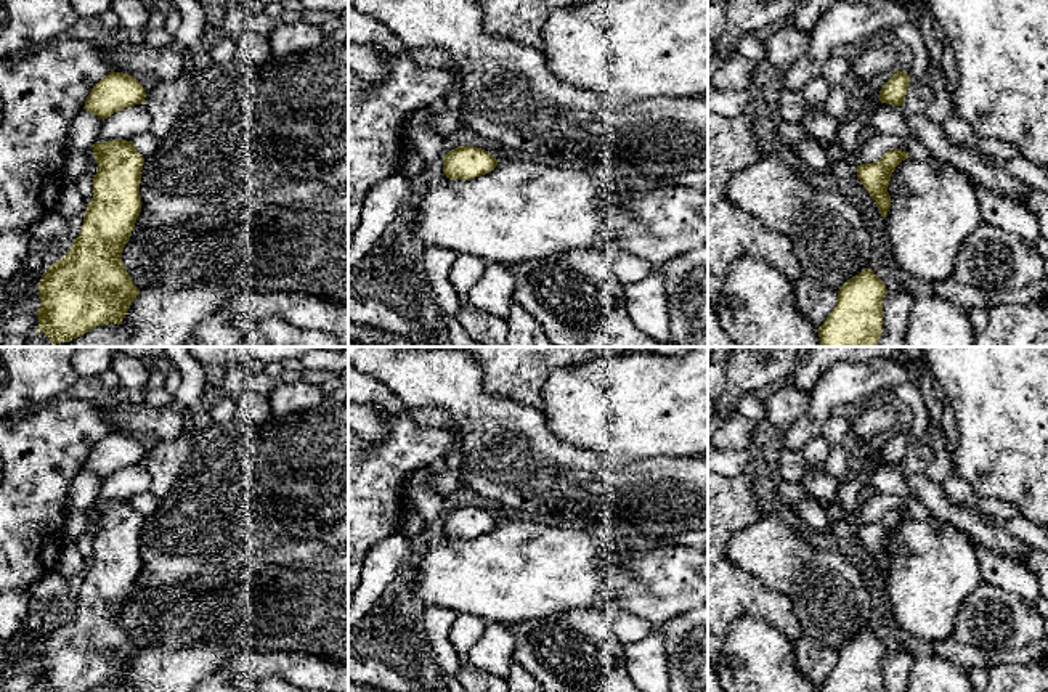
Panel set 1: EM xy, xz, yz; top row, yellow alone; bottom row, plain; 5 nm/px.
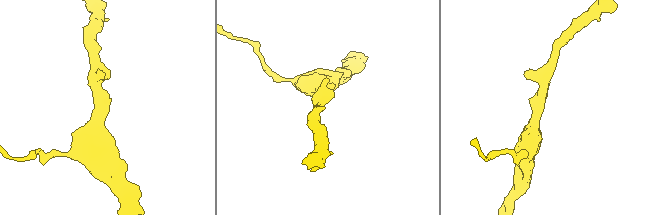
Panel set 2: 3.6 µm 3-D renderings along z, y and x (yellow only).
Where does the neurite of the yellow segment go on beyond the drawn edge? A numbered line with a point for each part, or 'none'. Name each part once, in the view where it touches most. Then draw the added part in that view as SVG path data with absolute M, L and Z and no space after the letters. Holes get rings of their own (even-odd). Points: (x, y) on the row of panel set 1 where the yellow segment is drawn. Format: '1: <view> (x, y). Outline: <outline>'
none

